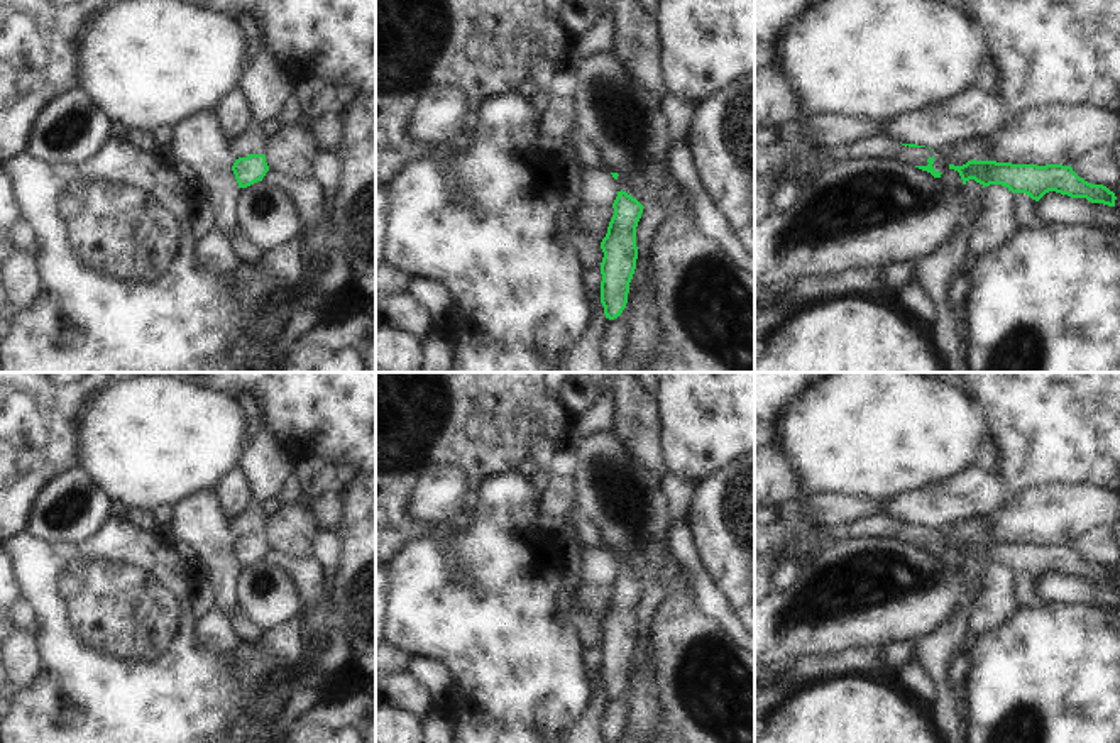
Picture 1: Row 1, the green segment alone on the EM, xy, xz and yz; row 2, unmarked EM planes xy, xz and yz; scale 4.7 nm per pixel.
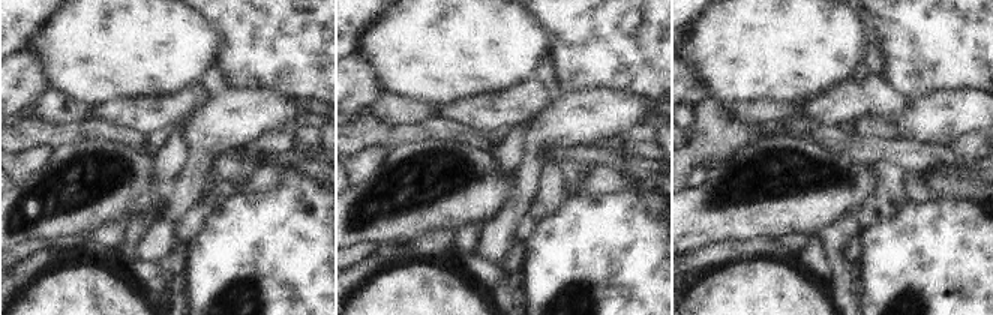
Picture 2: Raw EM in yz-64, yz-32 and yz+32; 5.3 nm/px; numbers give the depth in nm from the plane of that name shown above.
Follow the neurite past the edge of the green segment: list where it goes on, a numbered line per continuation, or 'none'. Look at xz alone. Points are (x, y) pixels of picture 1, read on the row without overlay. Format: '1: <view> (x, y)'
none

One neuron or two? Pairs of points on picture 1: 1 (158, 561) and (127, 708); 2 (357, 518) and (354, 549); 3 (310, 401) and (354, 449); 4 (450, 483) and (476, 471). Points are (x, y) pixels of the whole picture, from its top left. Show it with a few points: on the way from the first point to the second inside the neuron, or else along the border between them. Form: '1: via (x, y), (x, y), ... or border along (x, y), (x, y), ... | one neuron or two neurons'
1: via (97, 549), (48, 574), (66, 647) | one neuron
2: via (357, 525), (357, 542) | one neuron
3: via (322, 413), (345, 437) | one neuron
4: border along (427, 469), (452, 466), (464, 474), (457, 513) | two neurons

